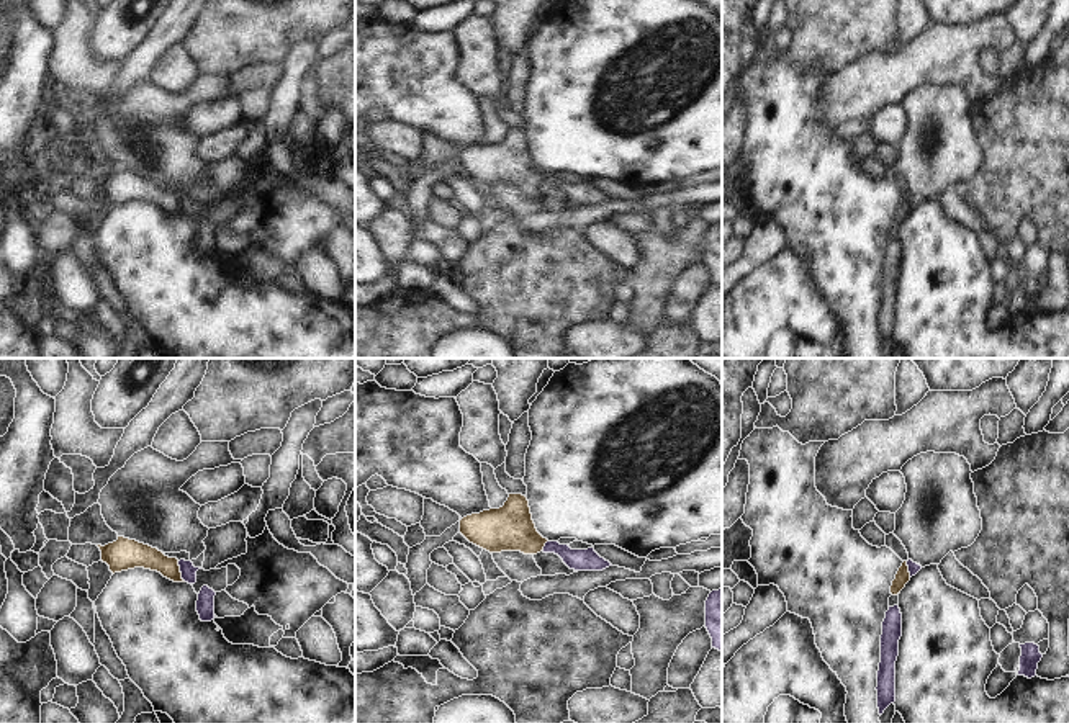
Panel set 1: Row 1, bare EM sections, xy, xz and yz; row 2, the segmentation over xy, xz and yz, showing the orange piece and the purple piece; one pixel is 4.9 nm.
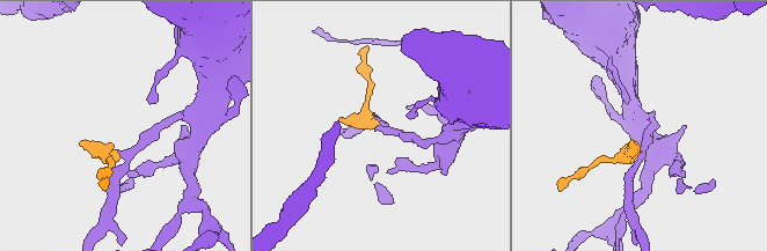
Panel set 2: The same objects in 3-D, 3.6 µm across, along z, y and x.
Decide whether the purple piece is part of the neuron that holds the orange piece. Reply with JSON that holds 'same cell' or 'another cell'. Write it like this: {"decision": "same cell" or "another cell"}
{"decision": "another cell"}

